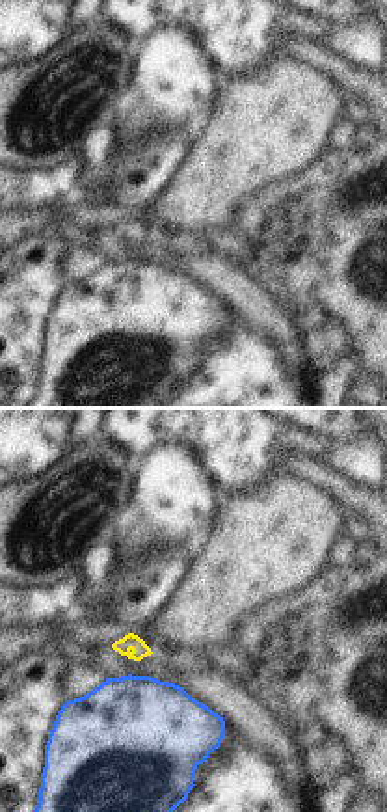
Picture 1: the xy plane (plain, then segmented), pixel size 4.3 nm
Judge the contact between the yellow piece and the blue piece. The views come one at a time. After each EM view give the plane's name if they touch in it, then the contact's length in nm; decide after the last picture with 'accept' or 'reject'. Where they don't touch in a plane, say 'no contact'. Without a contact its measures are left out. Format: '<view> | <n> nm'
xy | 20 nm

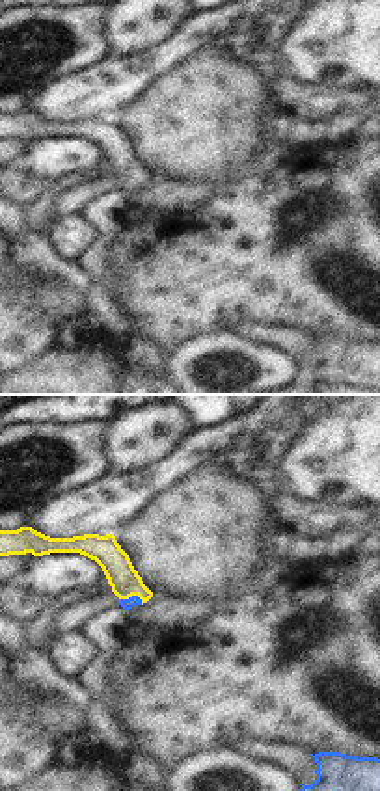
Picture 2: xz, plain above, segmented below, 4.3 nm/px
xz | 100 nm

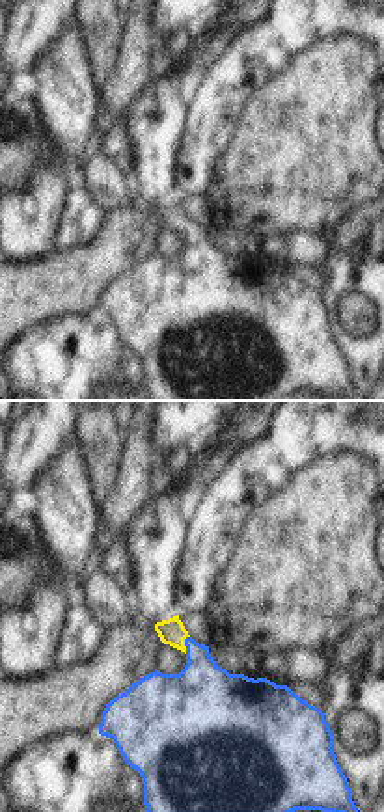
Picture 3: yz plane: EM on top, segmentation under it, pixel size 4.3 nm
yz | 80 nm

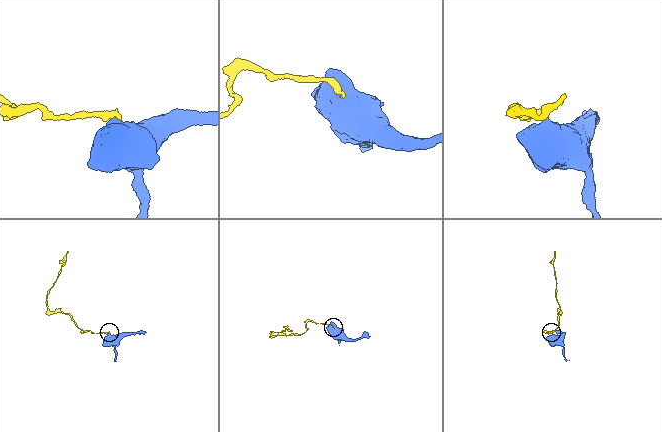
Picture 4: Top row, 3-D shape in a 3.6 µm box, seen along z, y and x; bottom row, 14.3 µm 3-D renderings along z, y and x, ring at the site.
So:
accept

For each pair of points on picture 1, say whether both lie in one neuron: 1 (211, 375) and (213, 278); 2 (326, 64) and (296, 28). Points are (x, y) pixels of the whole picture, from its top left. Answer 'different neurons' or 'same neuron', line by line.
1: different neurons
2: different neurons

